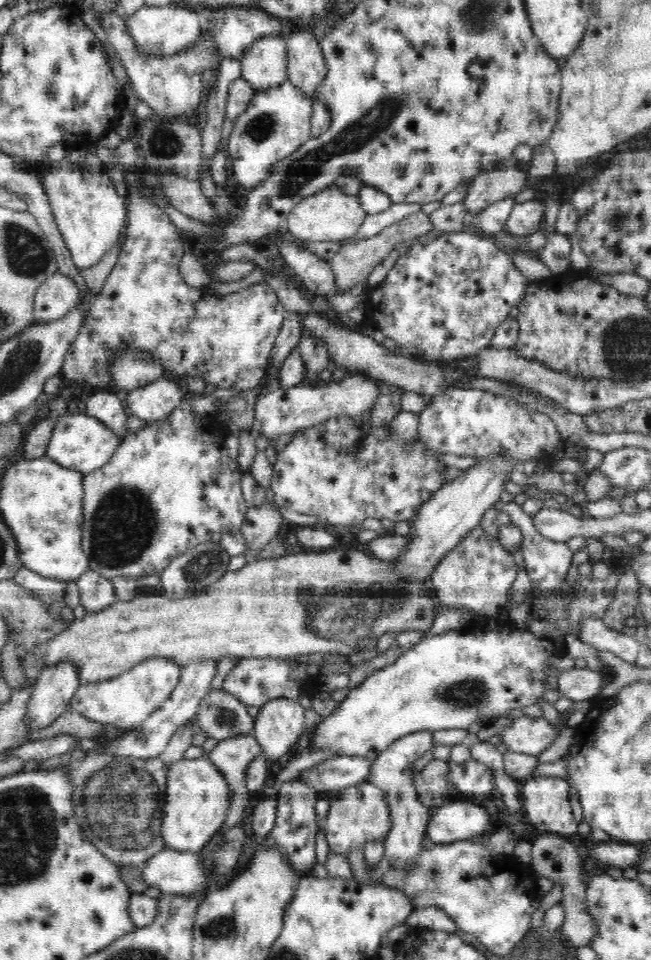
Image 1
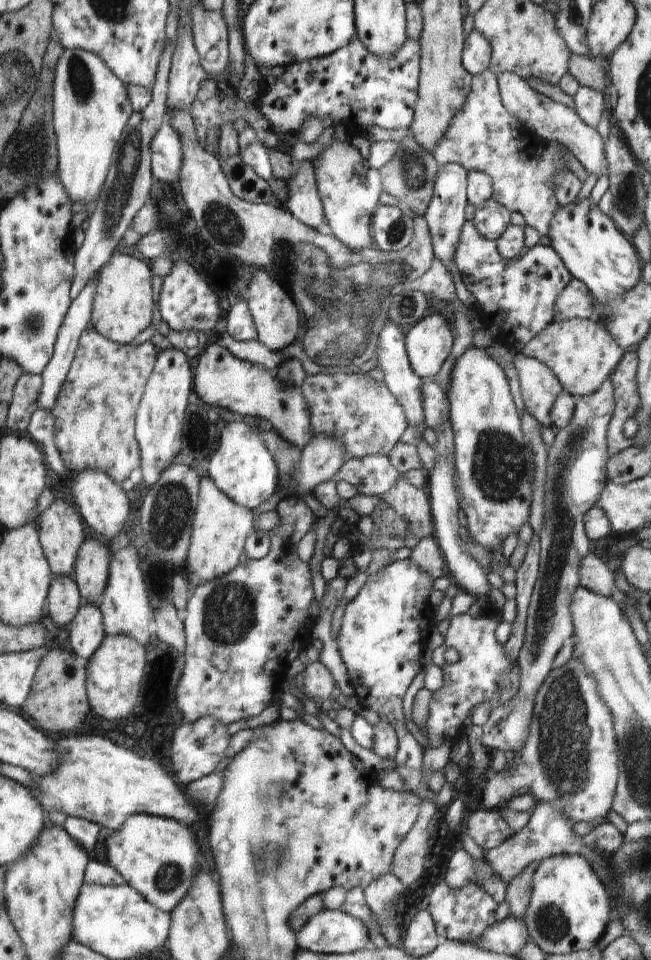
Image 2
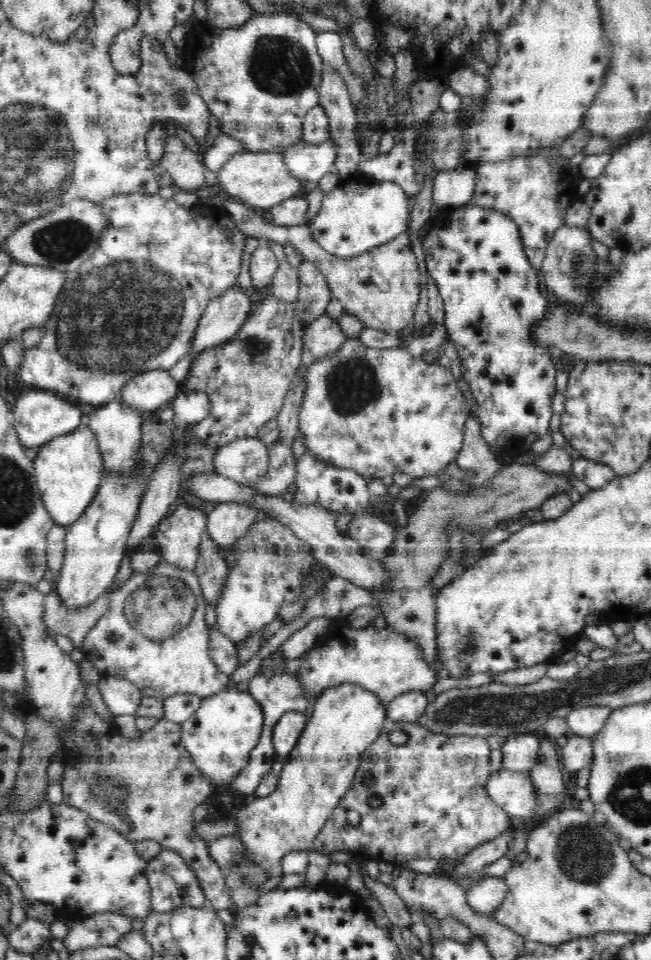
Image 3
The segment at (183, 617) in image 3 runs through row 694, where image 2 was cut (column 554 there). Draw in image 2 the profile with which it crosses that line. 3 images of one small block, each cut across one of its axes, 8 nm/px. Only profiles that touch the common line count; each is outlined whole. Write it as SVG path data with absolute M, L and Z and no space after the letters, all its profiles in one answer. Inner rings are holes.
M489 69L478 76L473 76L472 88L470 88L470 94L468 94L464 106L460 108L458 114L454 114L454 118L448 126L448 132L444 134L444 138L436 146L438 148L434 150L432 156L440 168L448 163L455 163L462 166L466 172L476 170L476 172L486 174L492 180L494 192L492 198L510 213L522 214L526 225L534 228L540 237L548 236L549 222L552 222L556 210L560 210L560 204L554 196L552 178L554 178L554 174L568 170L568 162L564 160L564 150L562 150L564 146L560 142L549 143L541 140L534 135L528 126L524 126L524 122L520 122L514 114L510 114L504 108L497 76Z

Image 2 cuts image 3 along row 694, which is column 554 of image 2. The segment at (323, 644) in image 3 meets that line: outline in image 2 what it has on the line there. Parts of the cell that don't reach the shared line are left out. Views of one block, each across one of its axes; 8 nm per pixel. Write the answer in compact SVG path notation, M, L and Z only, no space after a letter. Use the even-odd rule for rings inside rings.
M572 278L554 304L554 321L572 318L591 319L594 314L594 298L584 282ZM515 352L514 368L520 380L525 410L528 410L542 427L553 427L552 406L563 391L556 374L544 362L525 357L522 352Z

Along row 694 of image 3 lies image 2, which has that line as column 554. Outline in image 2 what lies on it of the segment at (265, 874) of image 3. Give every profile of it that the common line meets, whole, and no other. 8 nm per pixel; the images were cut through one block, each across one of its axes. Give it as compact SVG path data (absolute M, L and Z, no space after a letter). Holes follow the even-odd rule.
M580 318L553 321L536 338L532 338L521 352L525 357L544 362L556 374L563 391L574 398L587 397L600 390L602 382L611 378L625 354L602 323Z

